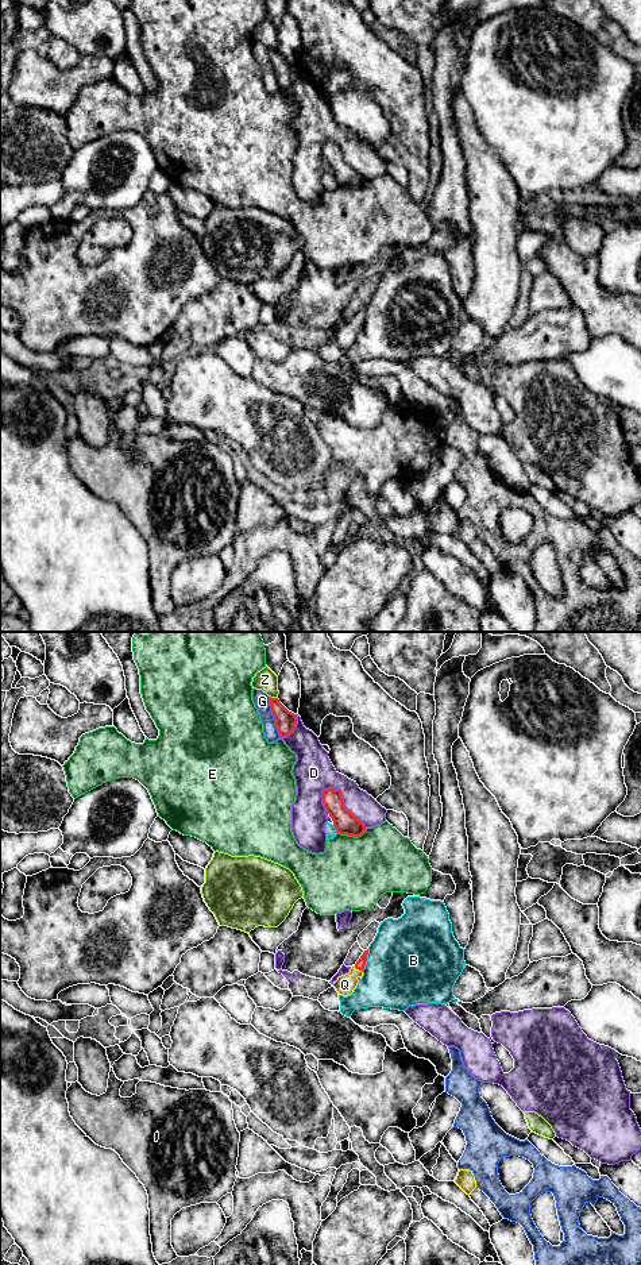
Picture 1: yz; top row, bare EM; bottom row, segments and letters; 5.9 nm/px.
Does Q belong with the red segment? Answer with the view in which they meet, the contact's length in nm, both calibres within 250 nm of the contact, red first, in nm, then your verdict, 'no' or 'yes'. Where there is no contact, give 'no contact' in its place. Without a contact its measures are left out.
yz | 60 nm | 60/120 nm | yes

